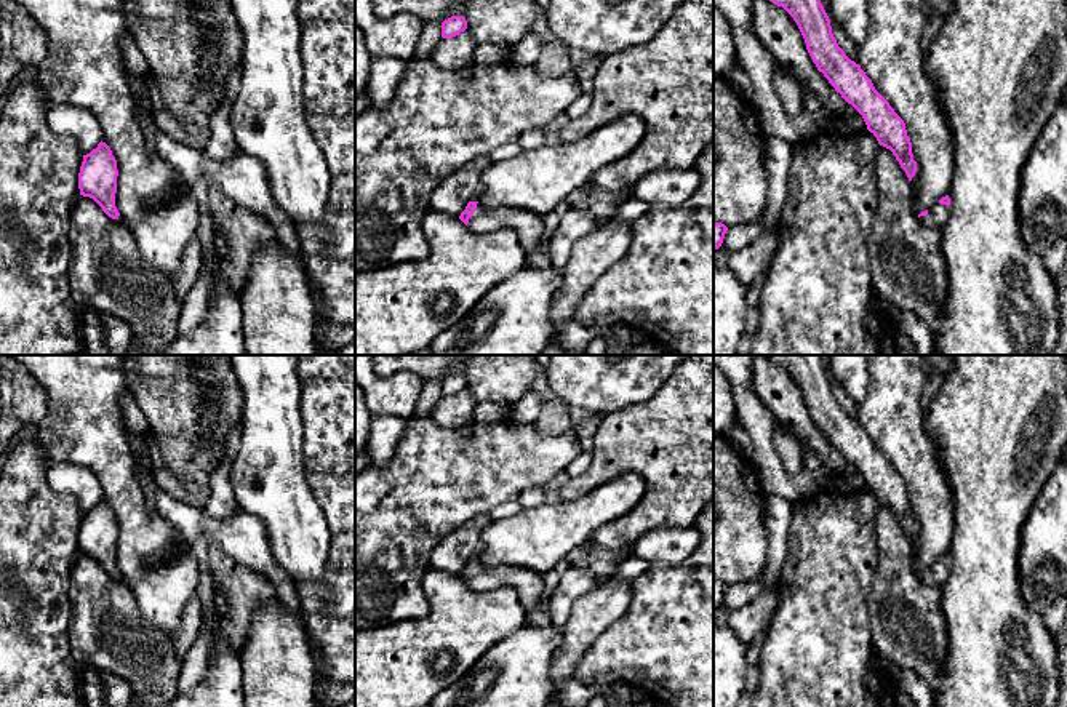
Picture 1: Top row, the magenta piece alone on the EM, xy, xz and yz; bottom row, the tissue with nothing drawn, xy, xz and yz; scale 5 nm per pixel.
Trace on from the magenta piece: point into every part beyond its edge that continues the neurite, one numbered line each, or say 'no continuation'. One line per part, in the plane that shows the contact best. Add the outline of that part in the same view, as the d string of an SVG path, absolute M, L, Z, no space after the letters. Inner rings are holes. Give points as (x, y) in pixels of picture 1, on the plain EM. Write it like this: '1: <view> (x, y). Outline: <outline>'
1: xz (530, 584). Outline: M477 561L475 571L469 576L469 587L488 592L499 587L510 587L518 592L526 614L541 606L545 598L544 574L518 566L485 568Z

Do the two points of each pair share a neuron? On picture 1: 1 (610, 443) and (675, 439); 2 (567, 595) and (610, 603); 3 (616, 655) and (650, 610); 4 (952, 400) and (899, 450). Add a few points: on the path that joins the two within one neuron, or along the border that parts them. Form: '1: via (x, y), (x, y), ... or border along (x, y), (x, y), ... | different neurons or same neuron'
1: via (626, 442), (659, 440) | same neuron
2: border along (599, 579), (576, 602), (562, 627) | different neurons
3: via (627, 643), (650, 621) | same neuron
4: border along (927, 411), (927, 431), (936, 442), (941, 461) | different neurons

